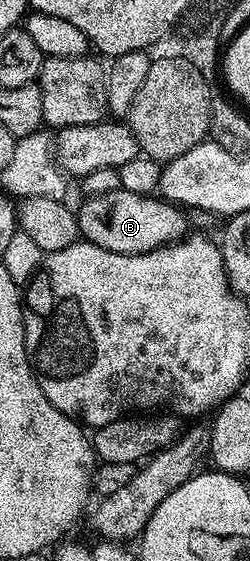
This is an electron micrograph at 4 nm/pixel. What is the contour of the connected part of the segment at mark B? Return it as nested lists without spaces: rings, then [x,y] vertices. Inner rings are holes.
[[[121,189],[112,193],[89,196],[82,208],[77,208],[78,233],[87,243],[100,245],[112,253],[139,255],[168,243],[176,243],[187,234],[187,212],[154,195],[137,195]]]

